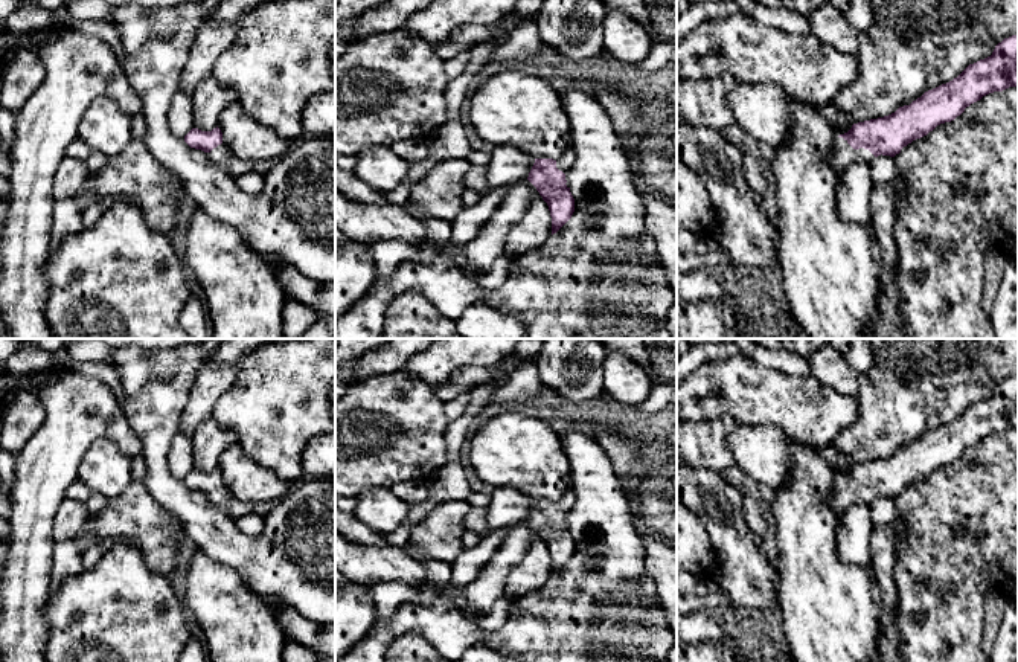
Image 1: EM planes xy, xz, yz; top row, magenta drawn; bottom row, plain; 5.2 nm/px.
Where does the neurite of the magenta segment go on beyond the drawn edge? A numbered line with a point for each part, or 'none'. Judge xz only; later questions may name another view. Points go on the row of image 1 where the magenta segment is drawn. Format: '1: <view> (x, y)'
1: xz (564, 163)

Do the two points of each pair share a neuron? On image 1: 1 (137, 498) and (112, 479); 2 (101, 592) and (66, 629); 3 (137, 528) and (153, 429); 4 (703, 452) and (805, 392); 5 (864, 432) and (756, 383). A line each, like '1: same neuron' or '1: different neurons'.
1: different neurons
2: same neuron
3: different neurons
4: different neurons
5: different neurons

